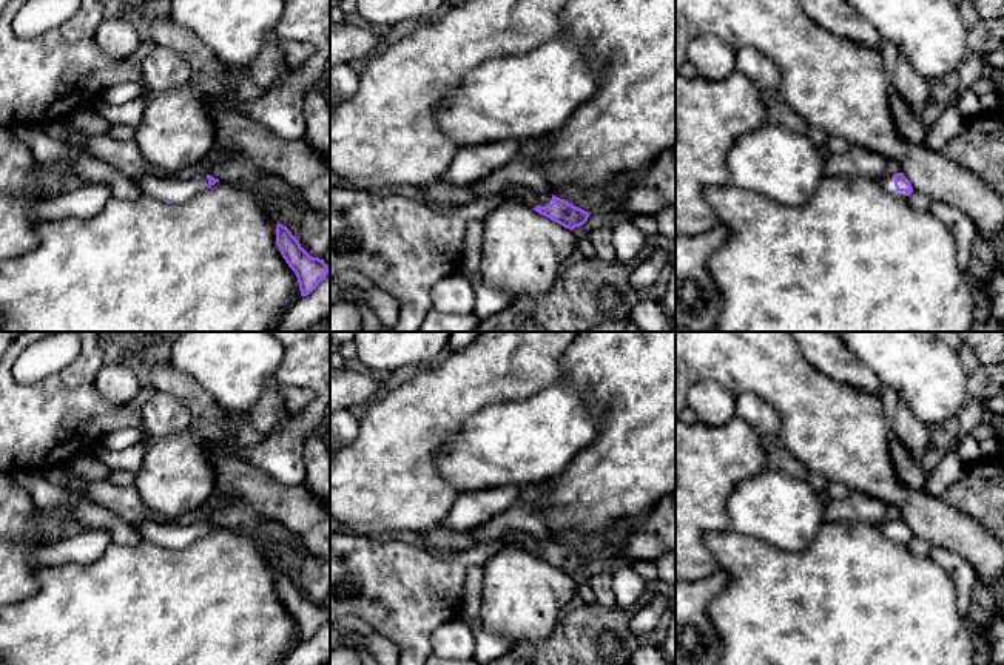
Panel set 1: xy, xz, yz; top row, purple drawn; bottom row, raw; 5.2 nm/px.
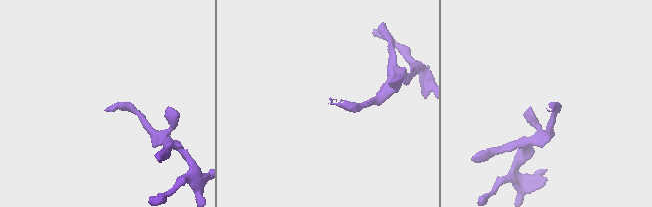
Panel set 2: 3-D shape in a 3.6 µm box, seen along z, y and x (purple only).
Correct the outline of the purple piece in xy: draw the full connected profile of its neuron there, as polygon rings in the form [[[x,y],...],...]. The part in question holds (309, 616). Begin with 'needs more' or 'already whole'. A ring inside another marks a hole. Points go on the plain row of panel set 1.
already whole; [[[279,568],[276,571],[276,591],[298,623],[301,642],[310,640],[330,619],[330,611],[324,605],[310,602],[296,582]]]

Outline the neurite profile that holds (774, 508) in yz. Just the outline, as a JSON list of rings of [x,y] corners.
[[[768,469],[740,481],[728,497],[731,529],[782,551],[802,551],[811,545],[824,520],[825,503],[807,480]]]

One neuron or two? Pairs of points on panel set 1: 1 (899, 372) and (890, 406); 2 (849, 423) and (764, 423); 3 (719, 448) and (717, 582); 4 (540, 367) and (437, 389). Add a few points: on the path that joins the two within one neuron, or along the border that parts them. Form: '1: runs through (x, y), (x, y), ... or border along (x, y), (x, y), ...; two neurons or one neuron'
1: border along (881, 386), (895, 391), (919, 418); two neurons
2: border along (758, 394), (778, 412), (778, 442); two neurons
3: border along (717, 568), (691, 582); two neurons
4: runs through (514, 367), (495, 367), (463, 384); one neuron

